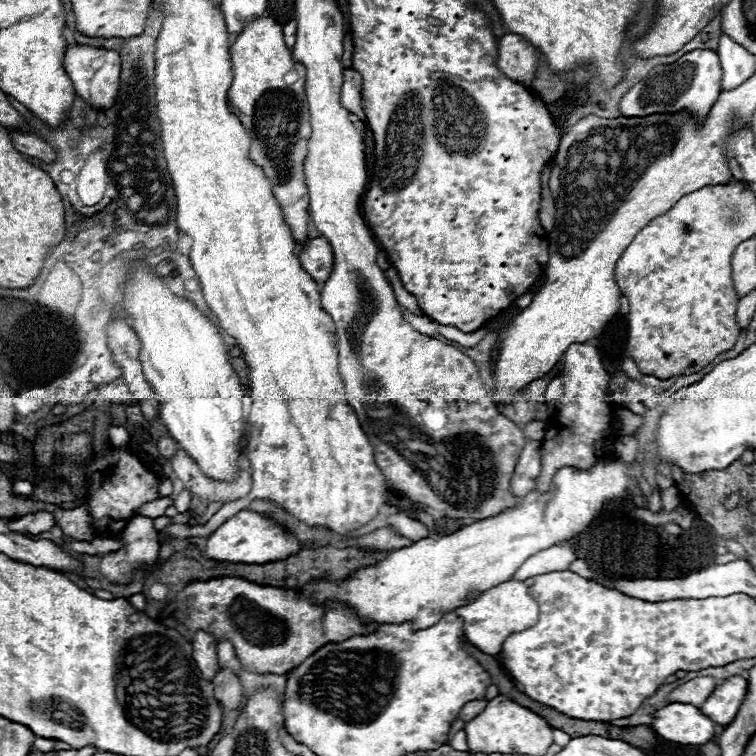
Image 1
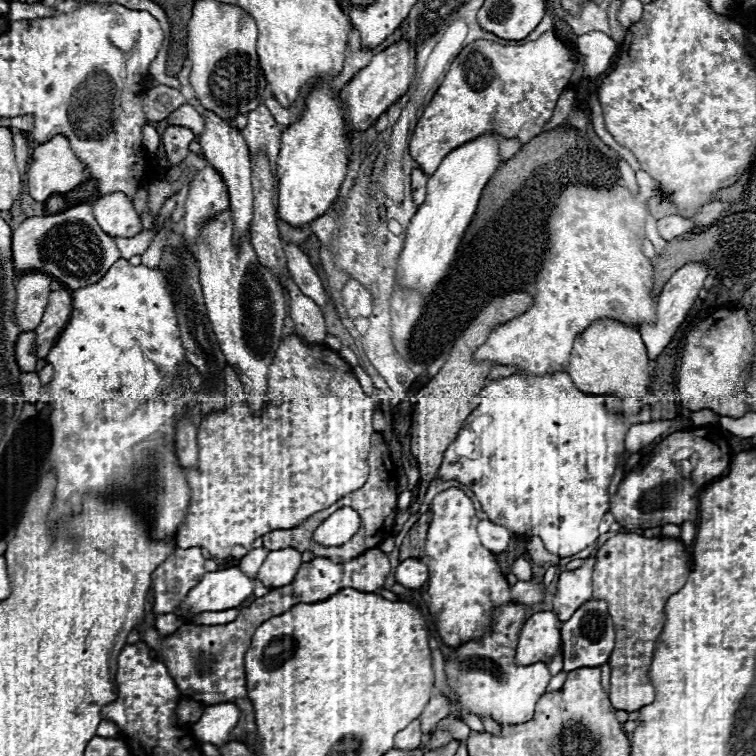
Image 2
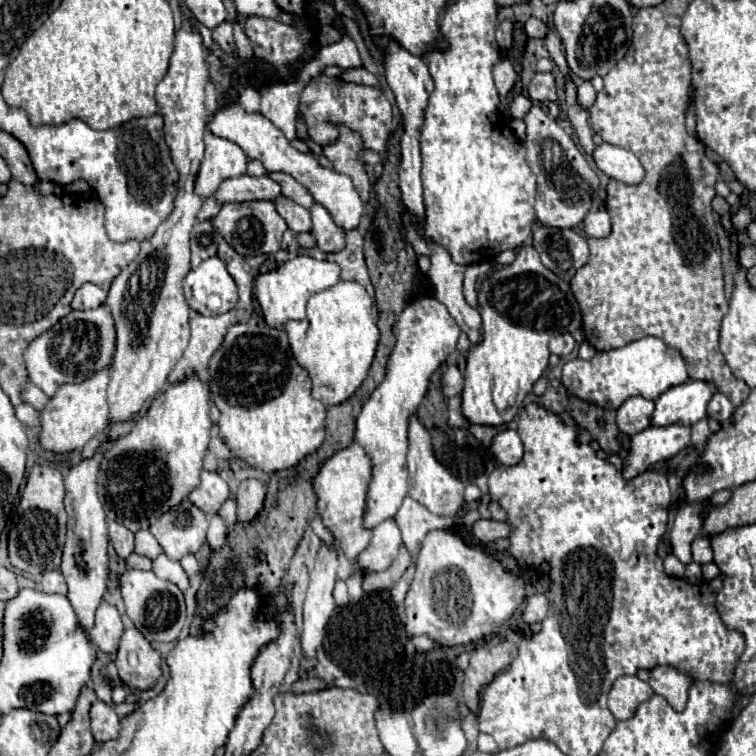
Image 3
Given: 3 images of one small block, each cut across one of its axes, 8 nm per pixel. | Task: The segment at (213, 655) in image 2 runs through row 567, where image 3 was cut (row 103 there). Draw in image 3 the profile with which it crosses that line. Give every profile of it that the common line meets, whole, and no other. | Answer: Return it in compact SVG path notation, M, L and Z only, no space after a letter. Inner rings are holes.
M322 74L318 78L312 78L310 84L304 88L304 94L300 98L300 114L306 120L310 138L320 146L332 144L338 138L338 124L346 124L362 134L364 148L378 154L386 152L388 136L392 132L392 108L378 88L348 84L344 80L326 78Z

